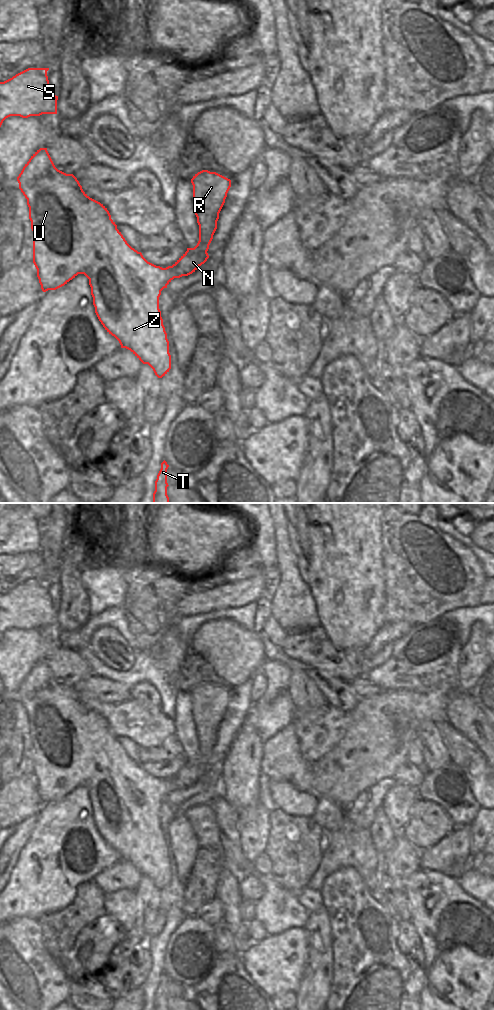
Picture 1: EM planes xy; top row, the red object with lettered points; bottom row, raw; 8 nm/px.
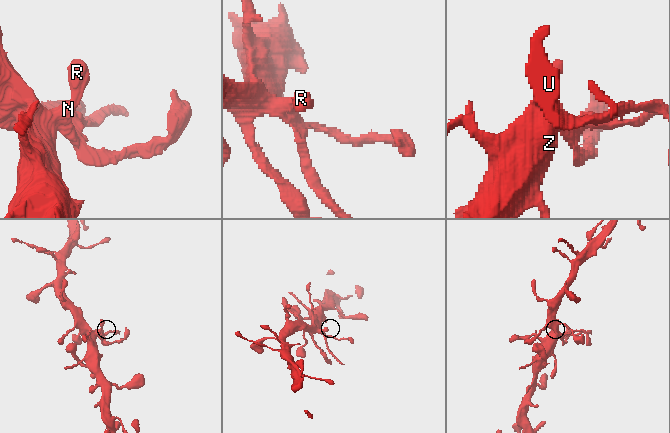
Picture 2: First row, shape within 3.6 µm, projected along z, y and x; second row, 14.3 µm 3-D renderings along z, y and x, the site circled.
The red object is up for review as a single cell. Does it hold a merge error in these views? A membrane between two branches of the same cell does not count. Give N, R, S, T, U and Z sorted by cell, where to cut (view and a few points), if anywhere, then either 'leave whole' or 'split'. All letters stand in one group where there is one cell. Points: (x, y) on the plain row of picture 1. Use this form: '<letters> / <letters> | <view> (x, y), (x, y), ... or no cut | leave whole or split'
N R S T U Z | no cut | leave whole

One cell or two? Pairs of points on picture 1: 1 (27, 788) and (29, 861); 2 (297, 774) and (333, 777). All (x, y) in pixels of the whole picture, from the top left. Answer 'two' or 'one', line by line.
1: two
2: two

